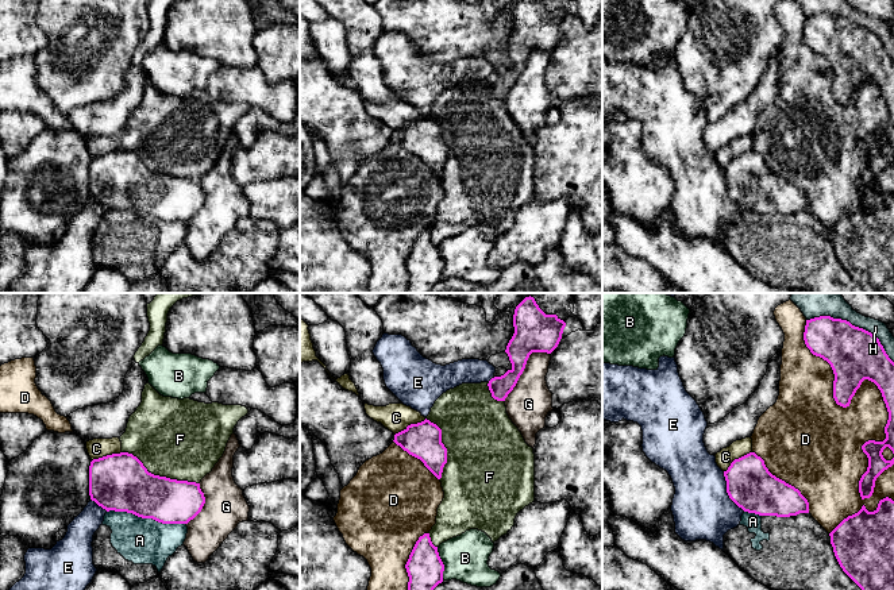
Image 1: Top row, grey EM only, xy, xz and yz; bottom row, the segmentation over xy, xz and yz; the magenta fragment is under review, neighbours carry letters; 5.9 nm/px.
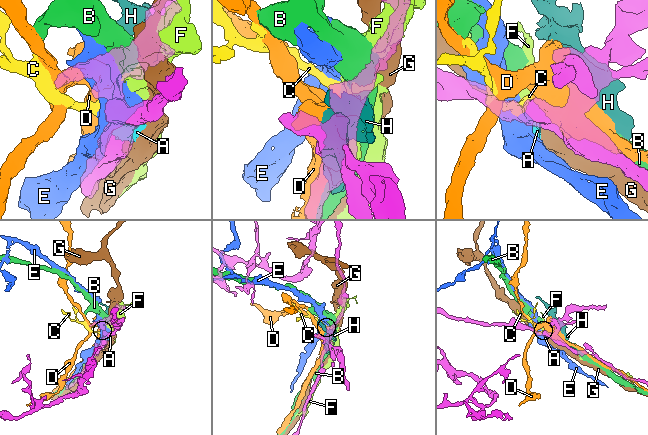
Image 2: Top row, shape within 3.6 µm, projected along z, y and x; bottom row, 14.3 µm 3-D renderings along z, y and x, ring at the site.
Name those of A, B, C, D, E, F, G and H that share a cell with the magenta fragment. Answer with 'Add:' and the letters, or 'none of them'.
Add: none of them

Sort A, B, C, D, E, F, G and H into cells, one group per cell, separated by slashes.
A C / B / D / E / F / G / H

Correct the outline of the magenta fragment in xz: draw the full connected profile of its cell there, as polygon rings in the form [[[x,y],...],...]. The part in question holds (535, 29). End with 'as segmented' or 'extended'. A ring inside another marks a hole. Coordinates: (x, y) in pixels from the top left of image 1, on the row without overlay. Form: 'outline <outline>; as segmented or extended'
outline [[[520,0],[515,7],[513,24],[515,31],[505,47],[512,66],[488,81],[497,99],[505,99],[513,88],[532,50],[551,51],[558,45],[566,20],[556,12],[546,12],[536,0]]]; as segmented

